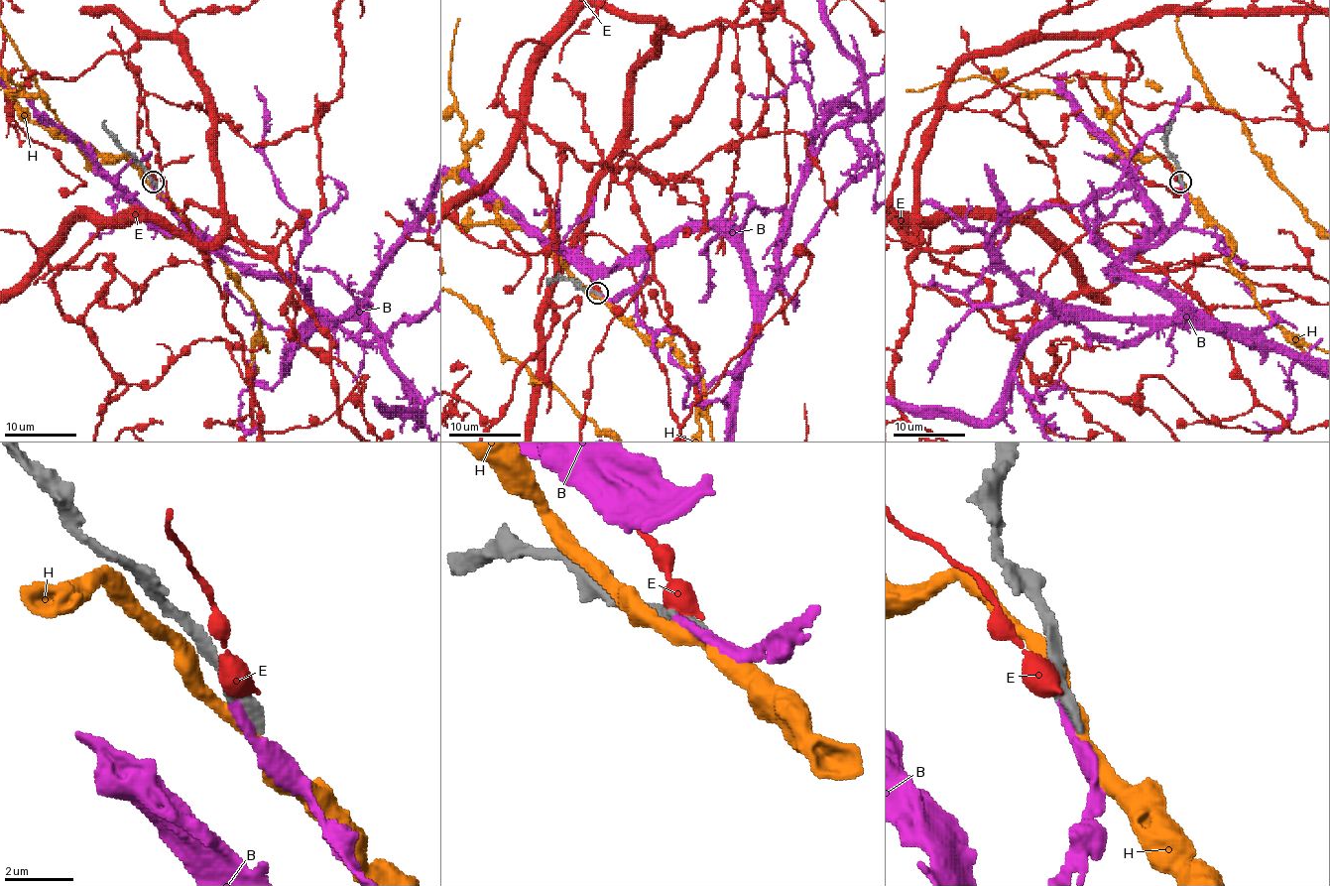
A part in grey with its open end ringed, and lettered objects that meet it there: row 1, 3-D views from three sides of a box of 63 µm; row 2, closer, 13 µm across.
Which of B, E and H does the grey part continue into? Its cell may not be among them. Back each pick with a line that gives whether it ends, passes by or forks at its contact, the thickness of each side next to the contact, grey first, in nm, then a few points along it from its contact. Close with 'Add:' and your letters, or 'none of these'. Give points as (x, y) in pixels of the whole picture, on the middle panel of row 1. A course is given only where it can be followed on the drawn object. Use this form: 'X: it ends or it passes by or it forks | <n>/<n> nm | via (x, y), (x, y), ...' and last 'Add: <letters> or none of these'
B: it ends | 500/320 nm | via (597, 295), (691, 227), (715, 227), (765, 295), (806, 164), (866, 111)
Add: B

